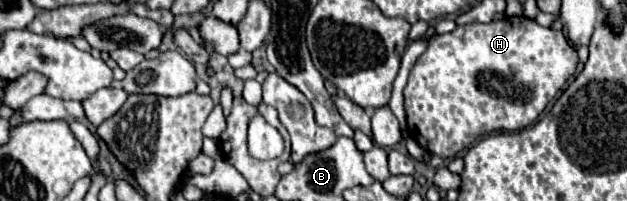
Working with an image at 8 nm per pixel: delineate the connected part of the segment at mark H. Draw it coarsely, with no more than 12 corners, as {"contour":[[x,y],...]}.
{"contour":[[526,16],[432,38],[408,134],[450,160],[528,128],[576,72]]}

